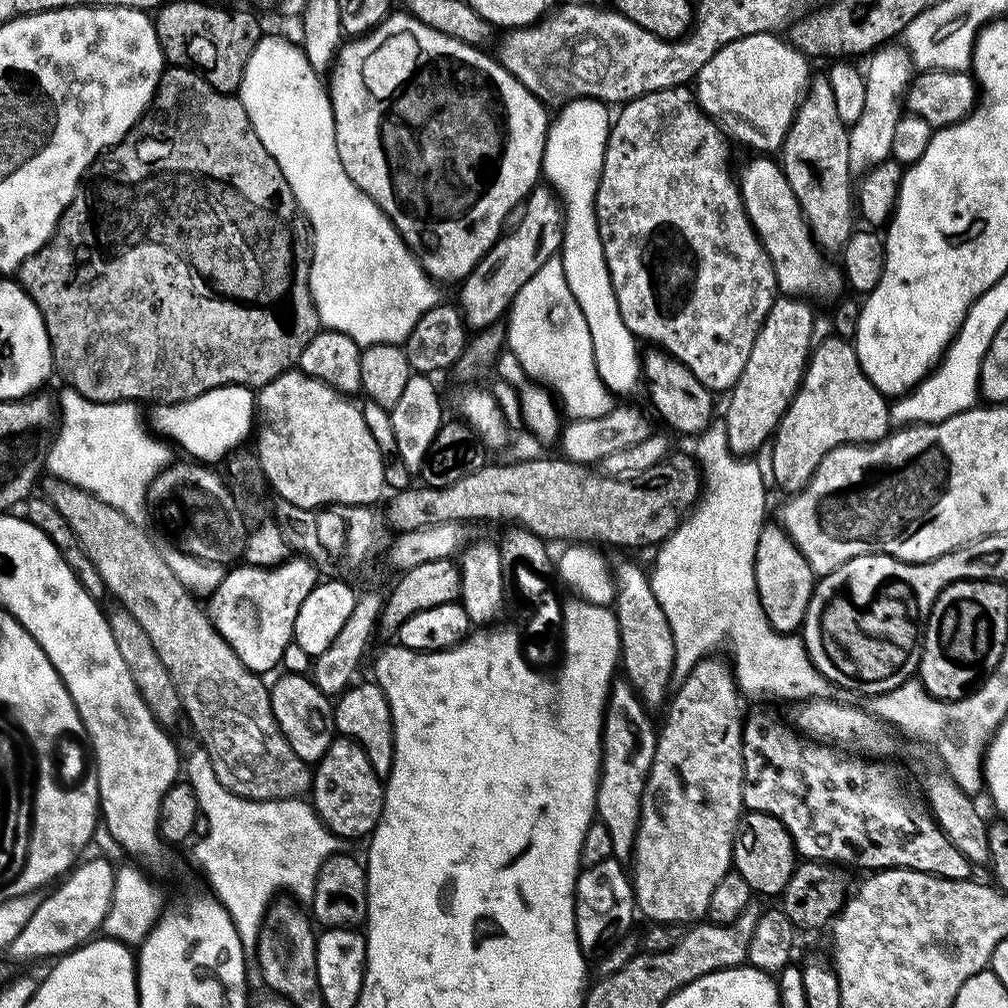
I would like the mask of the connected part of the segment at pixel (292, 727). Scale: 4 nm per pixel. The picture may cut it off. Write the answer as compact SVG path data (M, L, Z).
M280 674L276 685L271 685L274 718L294 754L305 758L319 758L326 754L337 735L336 723L332 717L333 701L320 692L316 685L304 674Z

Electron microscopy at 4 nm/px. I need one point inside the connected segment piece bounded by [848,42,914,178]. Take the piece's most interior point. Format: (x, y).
(890, 72)

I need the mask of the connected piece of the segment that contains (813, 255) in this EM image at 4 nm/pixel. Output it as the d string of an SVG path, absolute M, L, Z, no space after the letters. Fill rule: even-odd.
M764 154L757 155L755 158L757 160L750 161L741 172L739 169L740 196L744 199L744 209L750 218L752 228L760 238L760 245L764 247L768 257L772 259L777 289L786 296L811 298L813 301L832 299L835 301L846 288L843 271L837 265L835 268L828 261L831 259L825 255L820 245L812 239L812 232L808 228L808 223L804 221L804 211L800 209L798 198L794 198L794 190L790 190L790 182L786 178L783 167L775 159L772 161L772 158Z

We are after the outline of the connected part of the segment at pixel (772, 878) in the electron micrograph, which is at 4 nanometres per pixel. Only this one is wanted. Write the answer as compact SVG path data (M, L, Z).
M745 811L736 827L736 837L732 843L732 868L752 888L757 897L779 897L792 873L796 870L798 853L792 845L792 835L782 826L778 818L765 812Z

